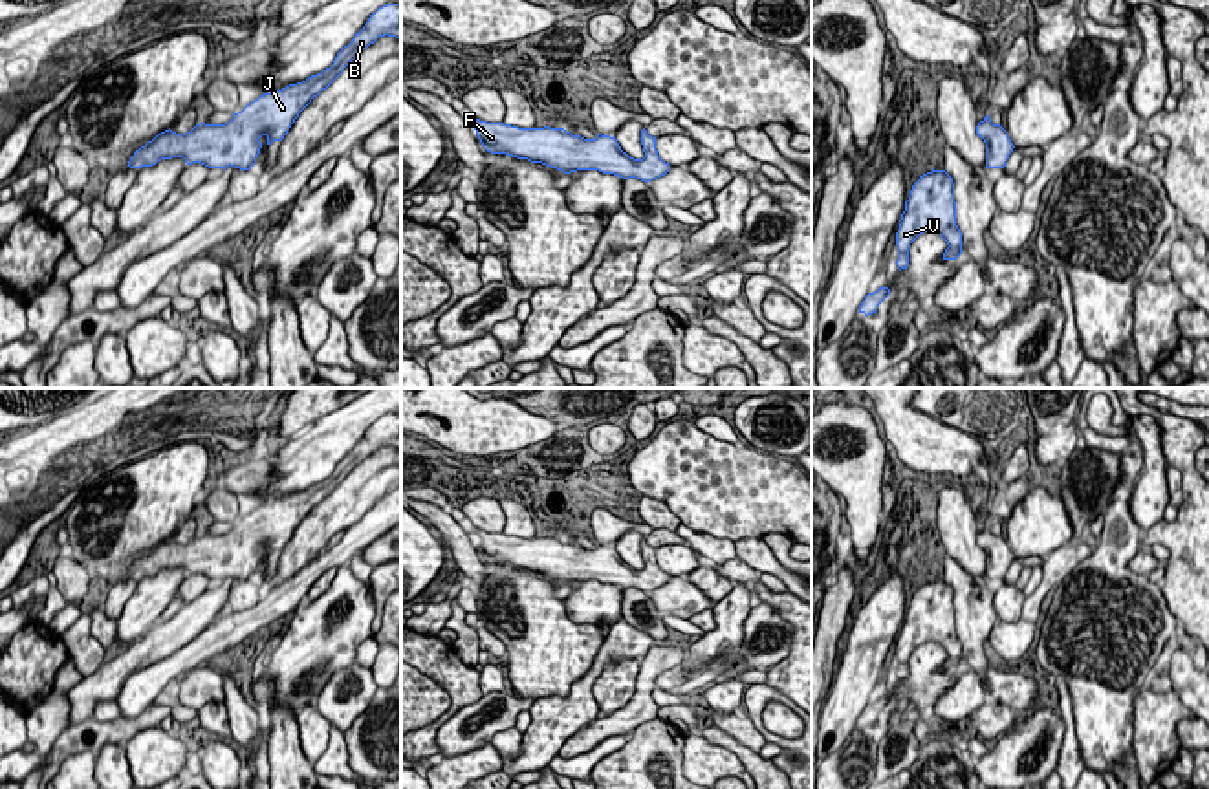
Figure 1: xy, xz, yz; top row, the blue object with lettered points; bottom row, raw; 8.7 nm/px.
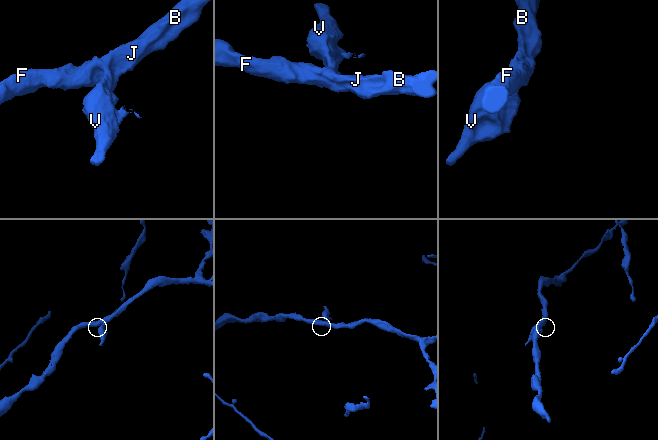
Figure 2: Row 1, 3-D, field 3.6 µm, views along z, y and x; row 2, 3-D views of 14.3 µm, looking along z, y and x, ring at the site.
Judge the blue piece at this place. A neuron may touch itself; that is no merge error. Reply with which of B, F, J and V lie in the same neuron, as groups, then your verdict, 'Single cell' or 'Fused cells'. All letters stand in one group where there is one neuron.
Groups: B F J V. Single cell

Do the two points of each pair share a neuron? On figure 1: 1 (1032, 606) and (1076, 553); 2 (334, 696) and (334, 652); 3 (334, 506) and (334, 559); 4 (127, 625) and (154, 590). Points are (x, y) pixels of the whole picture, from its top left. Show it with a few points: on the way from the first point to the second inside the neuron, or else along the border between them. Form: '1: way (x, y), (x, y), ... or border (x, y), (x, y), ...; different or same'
1: way (1039, 594), (1063, 564); same
2: border (356, 659), (332, 676), (315, 702); different
3: border (325, 548), (292, 575); different
4: way (136, 616), (149, 599); same

